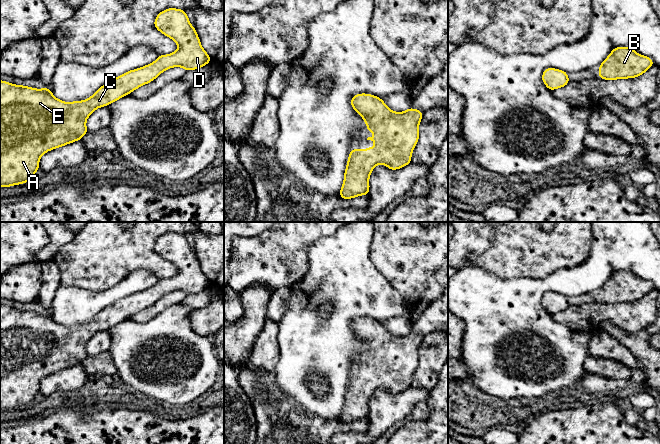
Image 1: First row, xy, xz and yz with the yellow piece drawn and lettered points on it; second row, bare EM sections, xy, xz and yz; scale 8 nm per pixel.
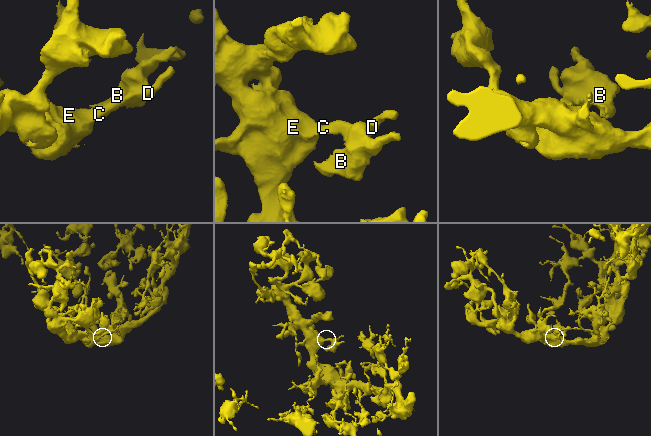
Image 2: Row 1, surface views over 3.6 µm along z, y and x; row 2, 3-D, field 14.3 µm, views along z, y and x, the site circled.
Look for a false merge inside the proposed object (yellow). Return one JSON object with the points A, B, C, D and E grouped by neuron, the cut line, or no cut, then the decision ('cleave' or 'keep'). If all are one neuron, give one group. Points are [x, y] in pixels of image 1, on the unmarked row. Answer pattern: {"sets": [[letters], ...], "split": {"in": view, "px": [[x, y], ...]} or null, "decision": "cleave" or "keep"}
{"sets": [["A", "B", "C", "D", "E"]], "split": null, "decision": "keep"}

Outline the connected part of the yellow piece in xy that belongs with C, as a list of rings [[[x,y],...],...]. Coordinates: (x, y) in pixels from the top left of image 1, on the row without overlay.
[[[166,233],[156,240],[154,250],[162,258],[173,263],[178,268],[178,274],[168,279],[159,279],[153,287],[114,302],[110,307],[101,310],[89,323],[63,326],[53,320],[50,312],[35,313],[0,304],[0,411],[31,405],[39,393],[39,384],[44,377],[82,363],[88,356],[86,344],[97,332],[108,330],[129,319],[169,292],[180,290],[188,295],[212,286],[202,272],[186,235]]]

